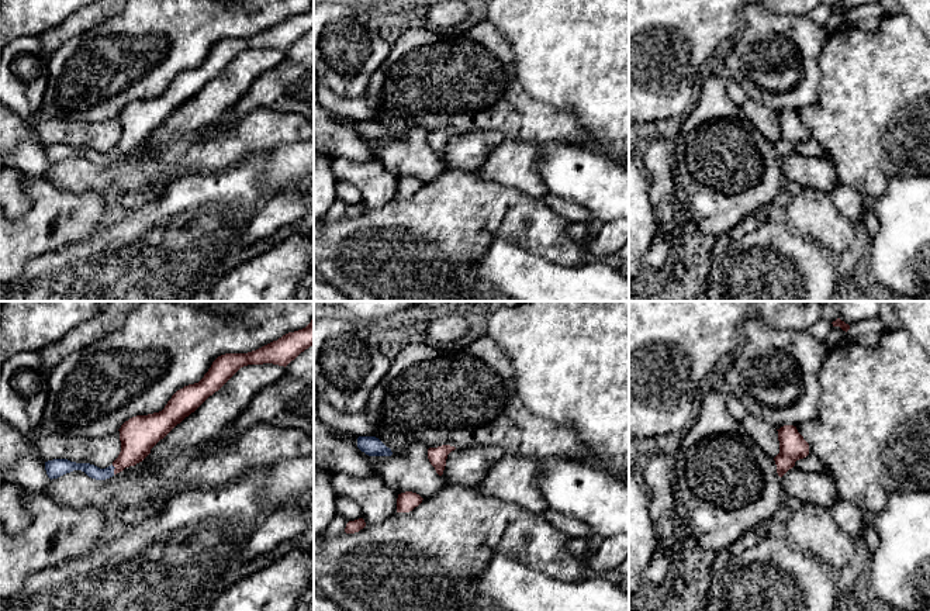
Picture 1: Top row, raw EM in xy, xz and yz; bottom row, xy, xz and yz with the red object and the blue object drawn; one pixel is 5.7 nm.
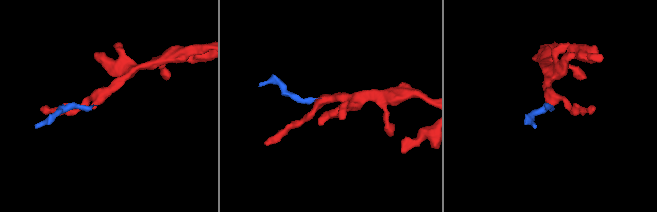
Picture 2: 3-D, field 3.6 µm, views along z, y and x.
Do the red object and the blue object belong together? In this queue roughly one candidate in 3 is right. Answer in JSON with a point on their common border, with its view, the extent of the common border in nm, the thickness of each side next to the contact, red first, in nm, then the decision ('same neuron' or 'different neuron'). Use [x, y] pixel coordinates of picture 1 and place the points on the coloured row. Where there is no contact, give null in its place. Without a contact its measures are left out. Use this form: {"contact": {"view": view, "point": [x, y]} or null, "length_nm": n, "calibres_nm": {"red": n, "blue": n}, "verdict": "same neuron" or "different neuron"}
{"contact": {"view": "xy", "point": [114, 469]}, "length_nm": 60, "calibres_nm": {"red": 220, "blue": 70}, "verdict": "same neuron"}

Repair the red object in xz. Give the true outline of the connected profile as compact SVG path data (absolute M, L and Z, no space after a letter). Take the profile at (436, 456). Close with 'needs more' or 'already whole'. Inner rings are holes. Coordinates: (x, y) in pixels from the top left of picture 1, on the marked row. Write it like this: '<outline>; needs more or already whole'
M442 445L438 448L429 448L428 449L428 459L439 476L443 474L447 455L454 449L456 448L450 446L450 445Z; already whole

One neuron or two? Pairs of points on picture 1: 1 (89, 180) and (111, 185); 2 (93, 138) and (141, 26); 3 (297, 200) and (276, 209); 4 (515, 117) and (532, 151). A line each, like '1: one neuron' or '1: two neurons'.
1: one neuron
2: two neurons
3: one neuron
4: two neurons

